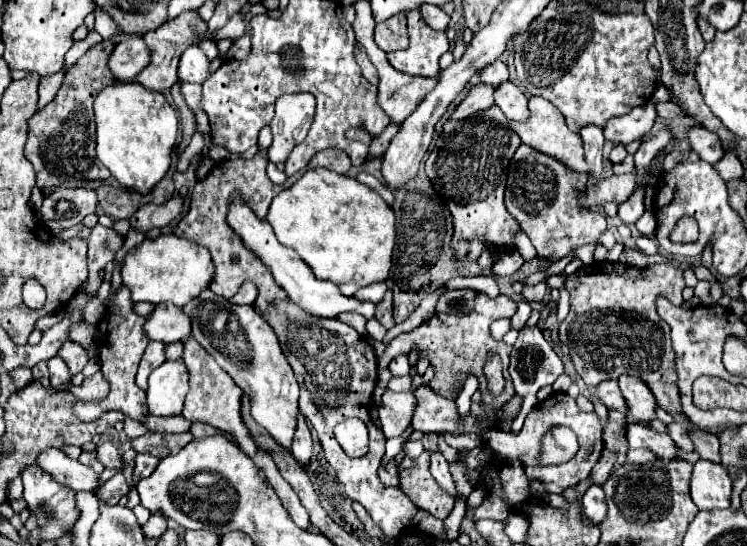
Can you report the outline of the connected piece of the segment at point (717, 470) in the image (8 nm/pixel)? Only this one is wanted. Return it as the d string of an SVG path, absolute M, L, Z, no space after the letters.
M699 459L691 477L691 499L699 509L727 509L731 503L731 479L719 463Z

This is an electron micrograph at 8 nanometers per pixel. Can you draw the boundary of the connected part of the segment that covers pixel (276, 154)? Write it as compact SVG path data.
M287 93L275 103L275 117L271 121L273 143L267 155L273 163L287 161L295 145L303 143L315 115L316 100L309 93Z

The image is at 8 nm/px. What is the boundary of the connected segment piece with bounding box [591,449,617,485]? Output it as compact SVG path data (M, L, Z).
M605 449L605 451L601 453L601 459L595 463L595 467L593 467L593 471L591 471L593 481L595 481L597 485L603 485L603 483L607 481L607 477L611 475L611 471L613 471L613 467L615 467L615 461L617 461L617 453L615 453L615 451Z

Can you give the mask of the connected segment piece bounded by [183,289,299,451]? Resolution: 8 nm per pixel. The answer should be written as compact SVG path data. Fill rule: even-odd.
M211 289L193 297L183 311L191 317L191 335L205 347L209 355L233 377L233 381L249 395L251 415L263 425L273 439L287 451L295 431L299 383L281 349L281 343L269 321L255 311L253 305L229 305L231 301L215 295Z

